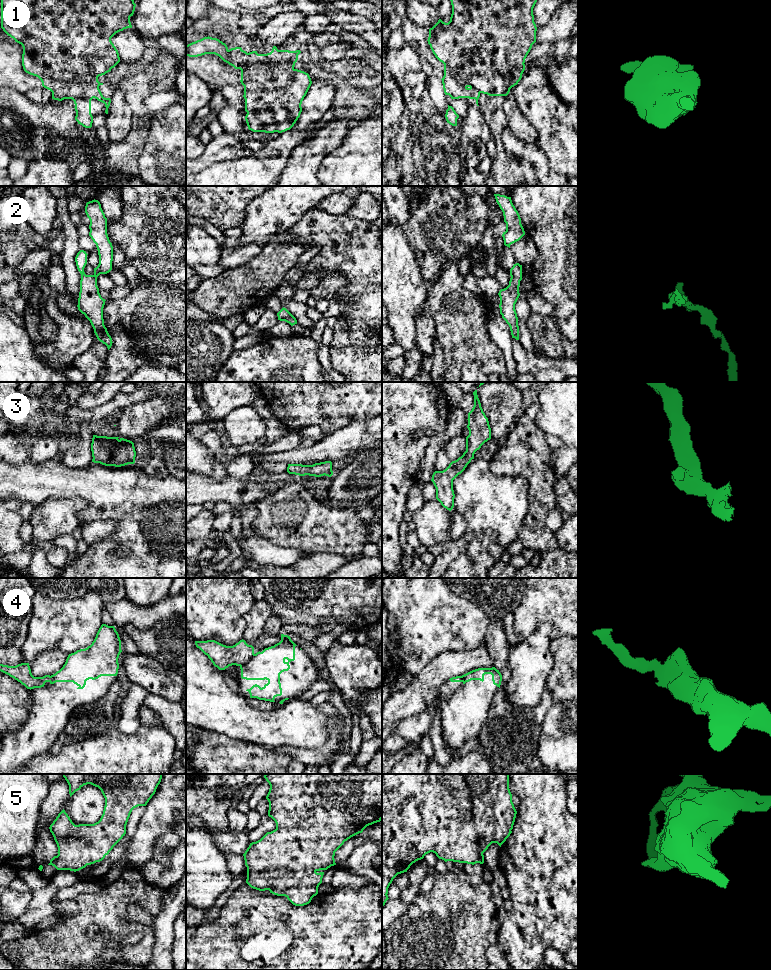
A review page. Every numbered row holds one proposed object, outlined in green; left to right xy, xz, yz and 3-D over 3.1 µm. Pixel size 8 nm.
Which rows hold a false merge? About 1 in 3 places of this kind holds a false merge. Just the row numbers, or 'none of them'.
4

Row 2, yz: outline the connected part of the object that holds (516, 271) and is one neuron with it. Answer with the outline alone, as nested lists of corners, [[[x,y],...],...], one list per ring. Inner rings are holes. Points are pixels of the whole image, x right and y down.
[[[516,263],[510,269],[509,285],[498,293],[500,297],[500,314],[510,327],[512,338],[519,340],[518,317],[515,304],[520,296],[519,286],[522,280],[522,265]]]

